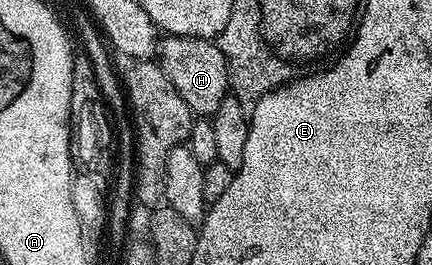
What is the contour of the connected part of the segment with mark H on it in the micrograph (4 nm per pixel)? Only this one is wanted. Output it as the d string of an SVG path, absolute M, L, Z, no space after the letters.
M170 34L159 39L158 61L166 72L170 84L186 100L193 115L211 116L218 112L218 104L229 97L229 69L228 61L219 45L211 38L183 38L177 34Z

